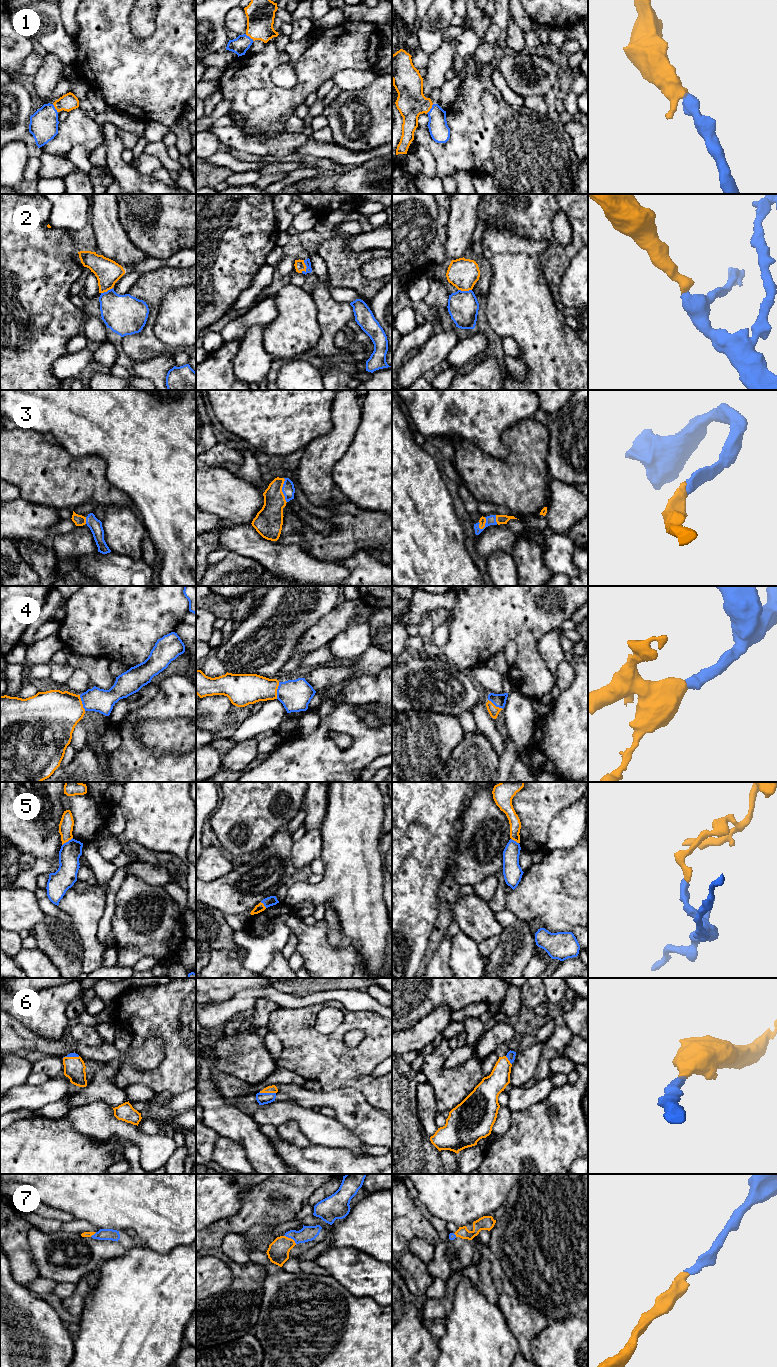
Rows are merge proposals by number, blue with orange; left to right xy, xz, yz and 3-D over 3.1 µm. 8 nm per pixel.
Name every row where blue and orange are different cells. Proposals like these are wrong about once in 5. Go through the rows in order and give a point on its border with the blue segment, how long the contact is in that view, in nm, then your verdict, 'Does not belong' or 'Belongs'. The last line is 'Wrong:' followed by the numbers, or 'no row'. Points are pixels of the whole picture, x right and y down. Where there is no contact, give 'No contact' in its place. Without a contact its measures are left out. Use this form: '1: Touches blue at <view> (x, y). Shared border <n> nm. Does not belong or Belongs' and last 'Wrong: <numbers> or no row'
1: Touches blue at yz (430, 109). Shared border 100 nm. Belongs
2: Touches blue at xz (306, 266). Shared border 110 nm. Belongs
3: Touches blue at xz (282, 490). Shared border 200 nm. Belongs
4: Touches blue at xz (277, 690). Shared border 140 nm. Belongs
5: Touches blue at xy (68, 841). Shared border 110 nm. Does not belong
6: Touches blue at xz (267, 1093). Shared border 140 nm. Belongs
7: Touches blue at xz (290, 1237). Shared border 120 nm. Belongs
Wrong: 5

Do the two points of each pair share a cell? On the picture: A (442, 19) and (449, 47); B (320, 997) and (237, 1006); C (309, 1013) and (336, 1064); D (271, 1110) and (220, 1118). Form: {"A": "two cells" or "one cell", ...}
{"A": "two cells", "B": "one cell", "C": "one cell", "D": "two cells"}

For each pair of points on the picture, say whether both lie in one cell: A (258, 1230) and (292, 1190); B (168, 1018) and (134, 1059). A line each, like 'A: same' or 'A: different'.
A: different
B: different

